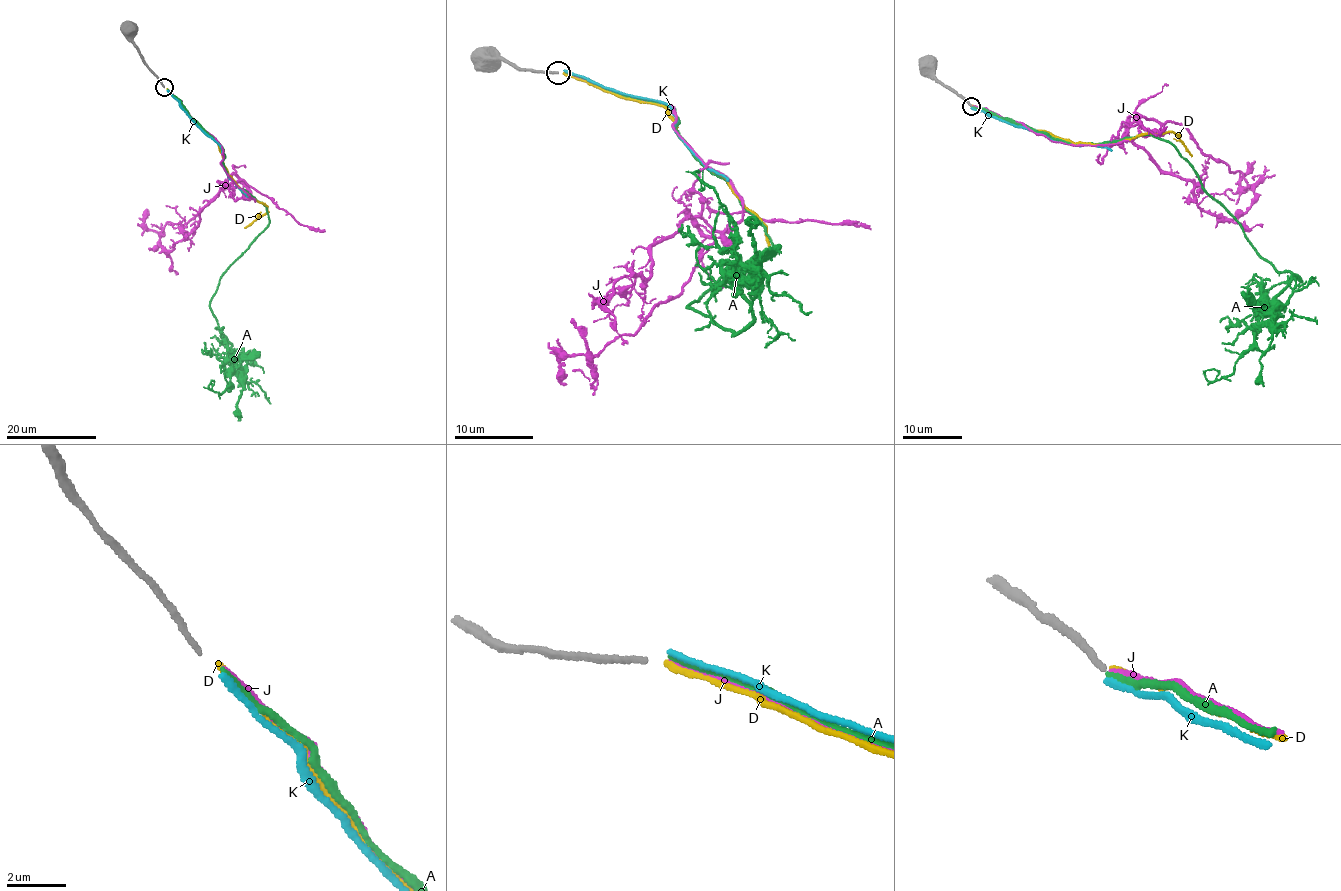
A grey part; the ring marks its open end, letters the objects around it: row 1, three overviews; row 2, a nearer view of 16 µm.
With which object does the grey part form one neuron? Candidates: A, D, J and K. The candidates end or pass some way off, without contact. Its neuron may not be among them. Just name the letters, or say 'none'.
A

